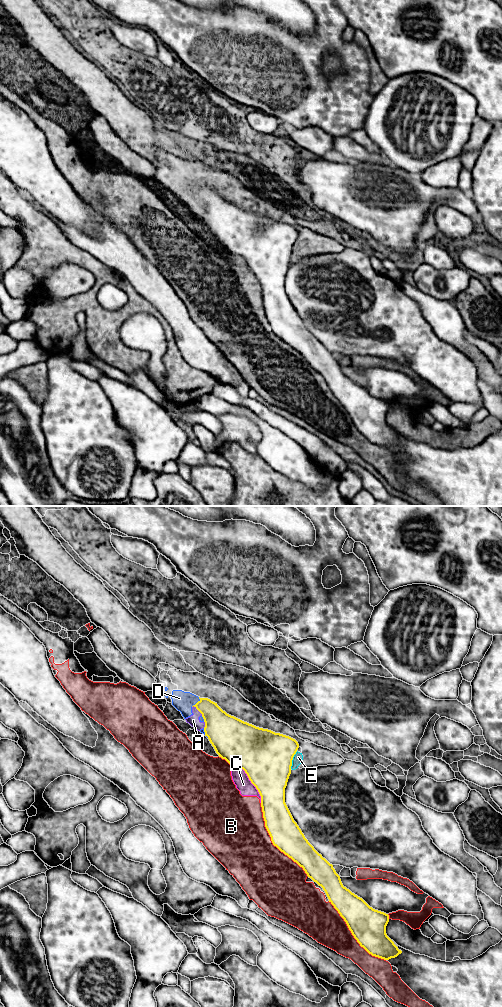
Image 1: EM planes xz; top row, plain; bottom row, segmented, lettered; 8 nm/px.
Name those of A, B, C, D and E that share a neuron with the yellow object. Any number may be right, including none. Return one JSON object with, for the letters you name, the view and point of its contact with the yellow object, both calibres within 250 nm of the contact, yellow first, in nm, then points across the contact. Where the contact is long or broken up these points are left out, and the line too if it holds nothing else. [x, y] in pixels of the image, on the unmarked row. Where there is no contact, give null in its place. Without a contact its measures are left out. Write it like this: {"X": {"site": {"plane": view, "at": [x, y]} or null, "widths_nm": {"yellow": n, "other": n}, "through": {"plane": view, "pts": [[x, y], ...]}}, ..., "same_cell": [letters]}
{"same_cell": []}

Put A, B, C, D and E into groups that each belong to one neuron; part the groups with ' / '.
A B C D E

